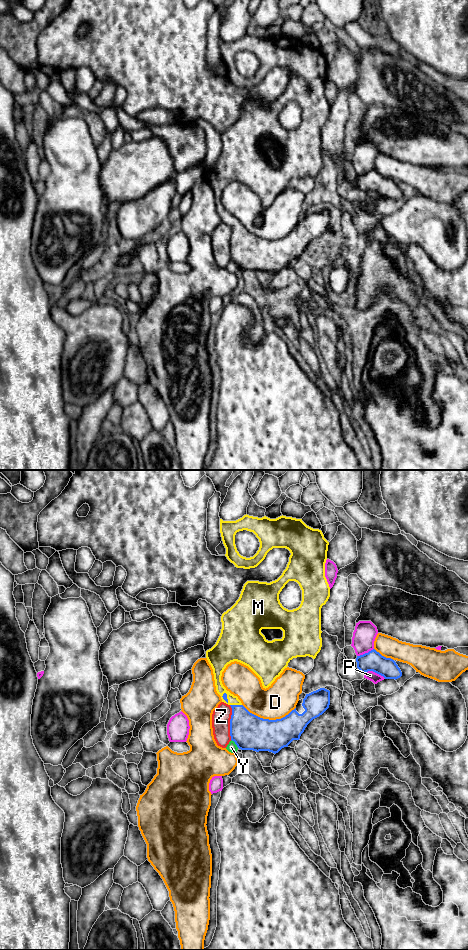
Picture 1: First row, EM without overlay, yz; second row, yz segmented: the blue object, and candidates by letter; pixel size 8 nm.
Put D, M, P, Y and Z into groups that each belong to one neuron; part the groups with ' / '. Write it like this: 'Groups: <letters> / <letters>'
Groups: D / M / P / Y / Z

